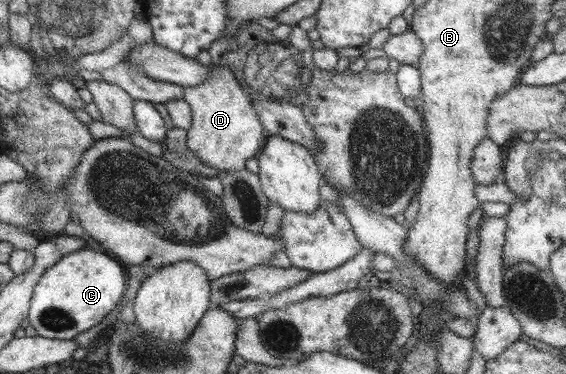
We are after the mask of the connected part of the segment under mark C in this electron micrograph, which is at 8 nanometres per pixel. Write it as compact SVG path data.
M91 249L67 254L47 269L34 286L27 313L28 325L43 338L69 340L101 322L119 302L125 288L121 266Z

